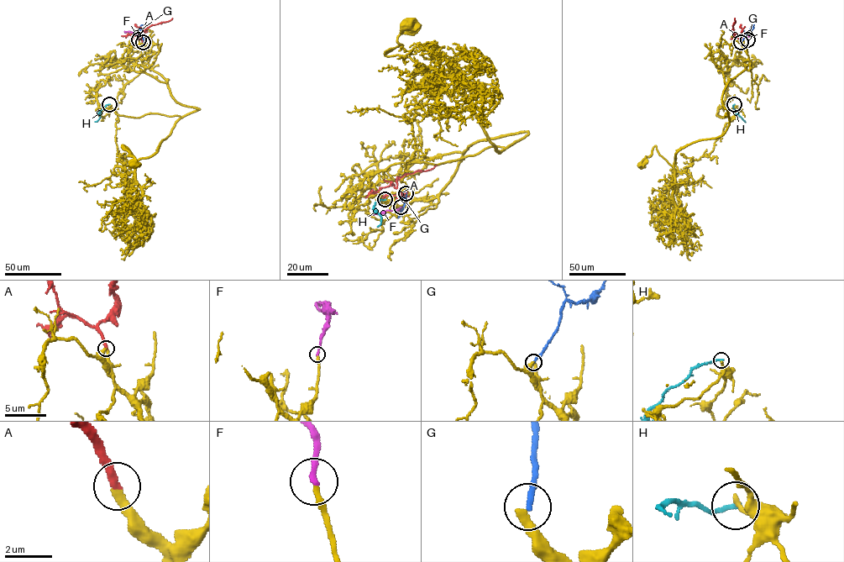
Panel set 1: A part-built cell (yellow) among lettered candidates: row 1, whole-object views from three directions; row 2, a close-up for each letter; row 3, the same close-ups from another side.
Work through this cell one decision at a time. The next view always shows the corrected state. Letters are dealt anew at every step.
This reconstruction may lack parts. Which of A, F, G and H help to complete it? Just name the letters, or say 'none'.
A, F

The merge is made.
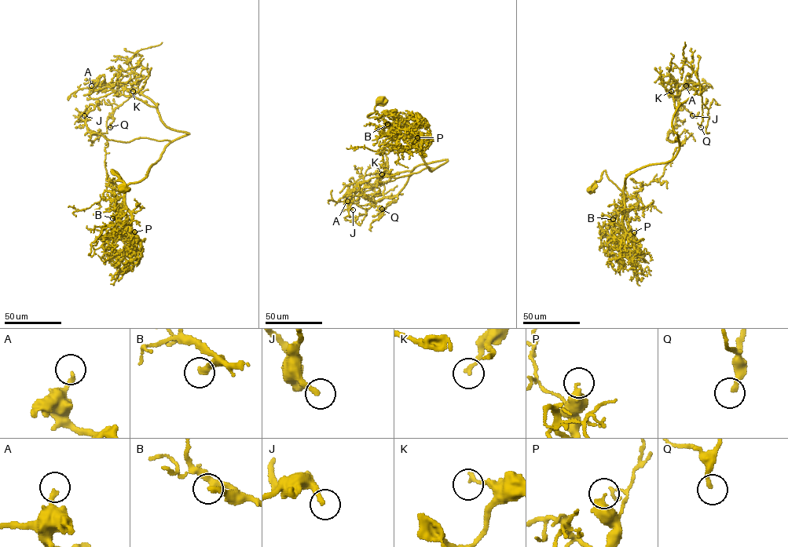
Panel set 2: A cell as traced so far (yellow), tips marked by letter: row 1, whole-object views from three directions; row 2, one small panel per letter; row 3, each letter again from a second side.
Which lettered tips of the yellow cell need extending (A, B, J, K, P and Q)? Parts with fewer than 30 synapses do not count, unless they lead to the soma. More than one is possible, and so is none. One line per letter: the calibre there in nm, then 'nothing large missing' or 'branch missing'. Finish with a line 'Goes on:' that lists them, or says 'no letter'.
A: 200 nm | nothing large missing
B: 300 nm | branch missing
J: 240 nm | nothing large missing
K: 180 nm | nothing large missing
P: 340 nm | nothing large missing
Q: 220 nm | nothing large missing
Goes on: B

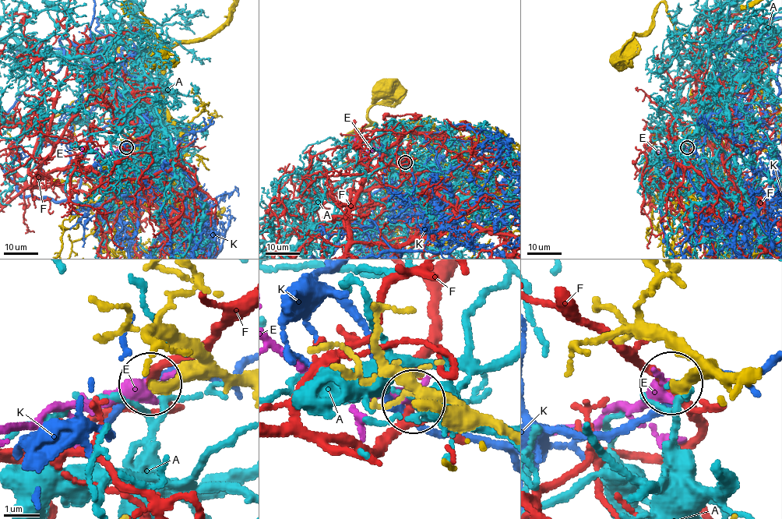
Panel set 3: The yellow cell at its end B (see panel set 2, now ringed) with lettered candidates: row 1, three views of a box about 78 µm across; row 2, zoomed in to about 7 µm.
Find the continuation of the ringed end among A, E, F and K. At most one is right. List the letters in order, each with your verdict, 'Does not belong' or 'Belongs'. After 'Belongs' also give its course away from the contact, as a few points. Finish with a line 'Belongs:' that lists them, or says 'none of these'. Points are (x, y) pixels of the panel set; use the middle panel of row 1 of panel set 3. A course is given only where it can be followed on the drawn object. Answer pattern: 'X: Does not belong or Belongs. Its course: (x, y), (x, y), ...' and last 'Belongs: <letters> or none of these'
A: Does not belong
E: Belongs
F: Does not belong
K: Does not belong
Belongs: E

